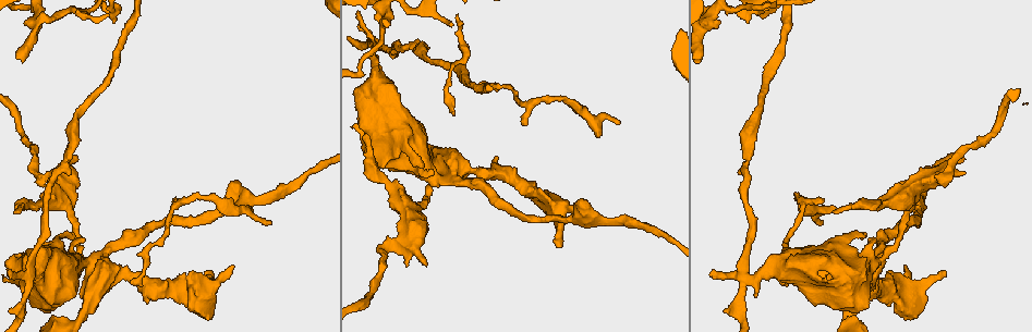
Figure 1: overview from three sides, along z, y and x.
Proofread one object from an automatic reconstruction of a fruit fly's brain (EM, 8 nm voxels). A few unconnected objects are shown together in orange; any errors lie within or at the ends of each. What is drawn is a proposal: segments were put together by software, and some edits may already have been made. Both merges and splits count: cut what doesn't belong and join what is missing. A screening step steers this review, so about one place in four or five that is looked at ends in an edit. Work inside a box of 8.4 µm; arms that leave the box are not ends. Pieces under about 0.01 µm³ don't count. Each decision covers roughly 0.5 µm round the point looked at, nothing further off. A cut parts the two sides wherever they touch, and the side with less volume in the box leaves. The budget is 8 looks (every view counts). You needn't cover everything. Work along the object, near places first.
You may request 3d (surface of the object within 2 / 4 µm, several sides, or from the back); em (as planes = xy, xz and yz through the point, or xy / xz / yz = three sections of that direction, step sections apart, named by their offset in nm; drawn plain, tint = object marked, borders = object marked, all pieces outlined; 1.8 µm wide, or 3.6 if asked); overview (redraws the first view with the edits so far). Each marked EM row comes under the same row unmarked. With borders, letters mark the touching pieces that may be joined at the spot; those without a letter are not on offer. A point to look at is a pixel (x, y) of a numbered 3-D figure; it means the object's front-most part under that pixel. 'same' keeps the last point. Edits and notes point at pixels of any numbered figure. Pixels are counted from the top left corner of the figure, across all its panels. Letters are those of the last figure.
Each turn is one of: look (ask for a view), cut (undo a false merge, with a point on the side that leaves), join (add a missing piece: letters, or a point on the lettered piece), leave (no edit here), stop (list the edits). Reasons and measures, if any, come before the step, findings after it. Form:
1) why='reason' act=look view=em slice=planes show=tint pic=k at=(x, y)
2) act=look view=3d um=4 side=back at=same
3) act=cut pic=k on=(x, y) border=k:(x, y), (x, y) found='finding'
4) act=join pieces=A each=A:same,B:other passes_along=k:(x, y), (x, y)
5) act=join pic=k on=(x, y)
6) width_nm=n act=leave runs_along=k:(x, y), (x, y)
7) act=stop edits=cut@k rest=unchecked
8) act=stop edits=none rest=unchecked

why='branch stops here' act=look view=em slice=yz step=8 show=tint pic=1 at=(269, 224)

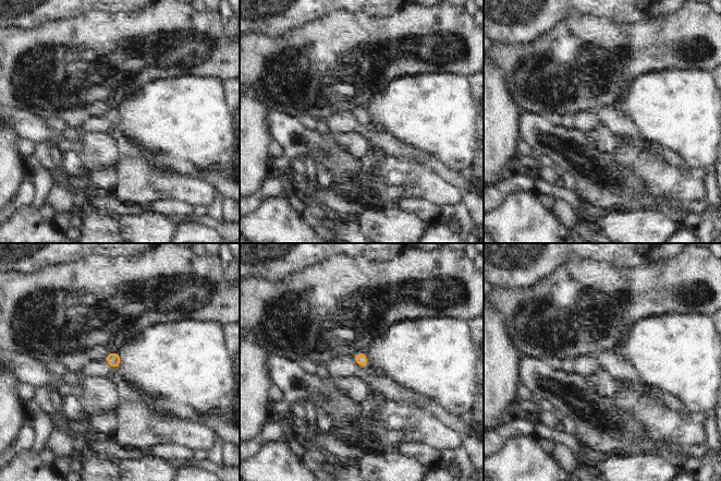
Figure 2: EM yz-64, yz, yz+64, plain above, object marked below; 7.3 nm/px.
act=look view=em slice=xy step=16 show=borders at=same

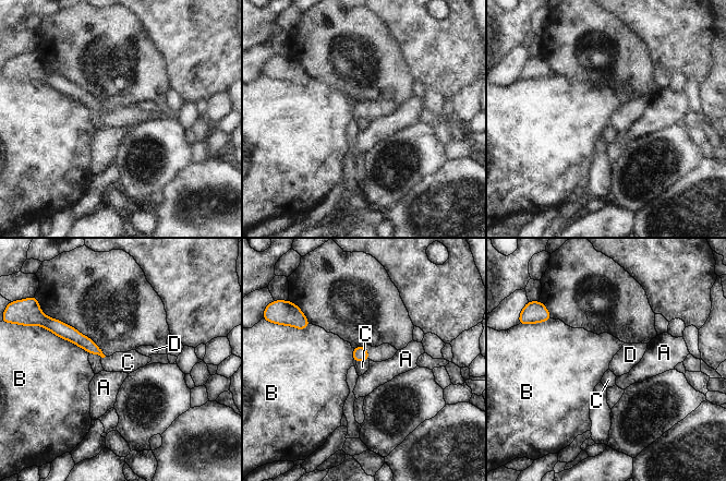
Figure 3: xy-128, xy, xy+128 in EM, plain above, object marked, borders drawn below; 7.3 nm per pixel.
longest_contact=B:320nm act=join pieces=D each=A:other,B:other,C:other,D:same passes_along=3:(360, 353), (367, 352), (385, 351) found='it goes on there'

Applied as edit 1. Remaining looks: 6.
why='redraw' act=look view=overview

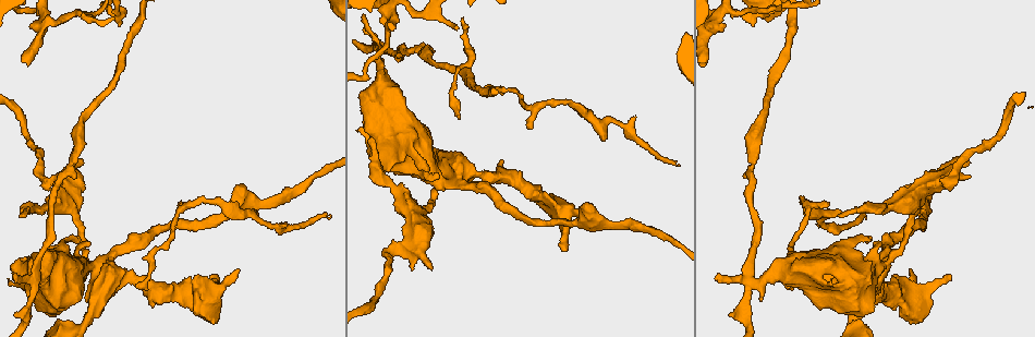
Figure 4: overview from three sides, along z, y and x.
why='free end' act=look view=em slice=xy step=8 show=borders pic=4 at=(214, 274)

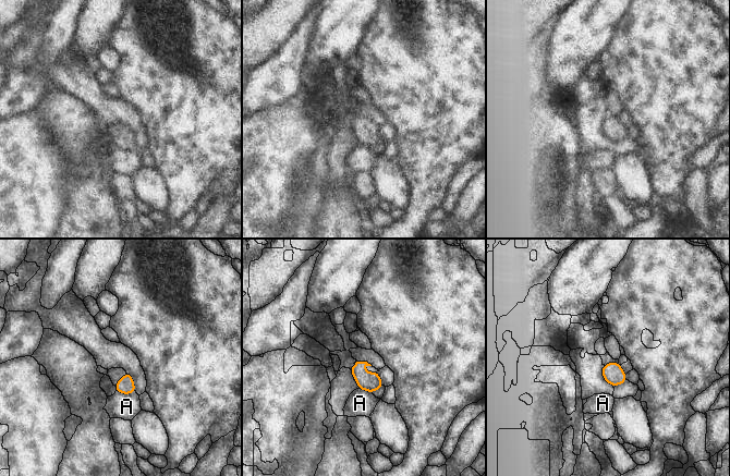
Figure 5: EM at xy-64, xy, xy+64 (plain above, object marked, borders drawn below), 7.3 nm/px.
act=look view=em slice=planes show=borders at=same

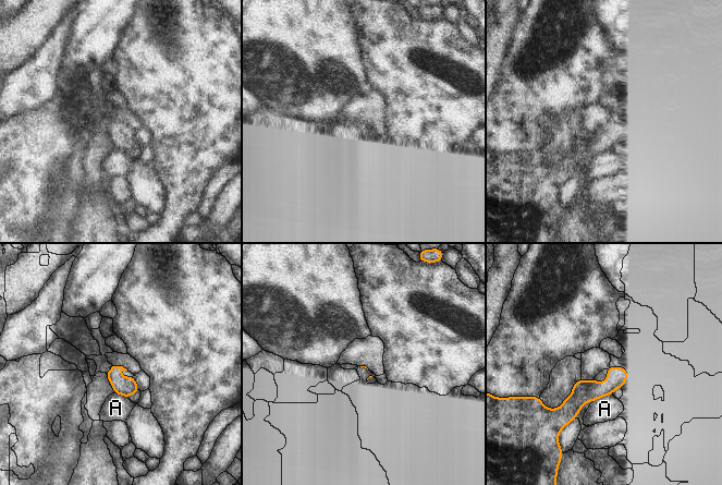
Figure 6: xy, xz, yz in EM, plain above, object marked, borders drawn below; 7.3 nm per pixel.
act=leave each=A:other runs_along=6:(623, 370), (566, 415) found='none of them fits'

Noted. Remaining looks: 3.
act=stop edits=join@3 rest=unchecked

